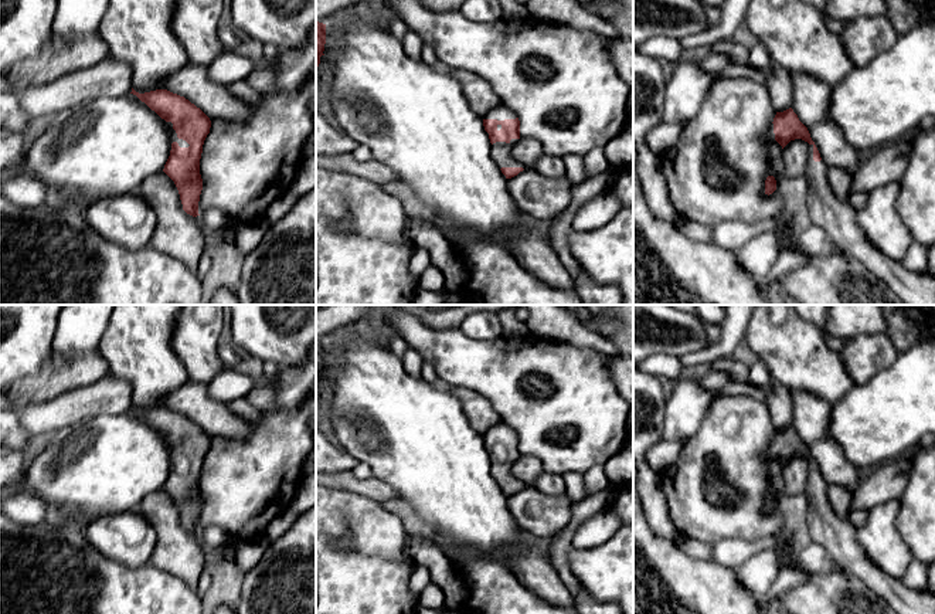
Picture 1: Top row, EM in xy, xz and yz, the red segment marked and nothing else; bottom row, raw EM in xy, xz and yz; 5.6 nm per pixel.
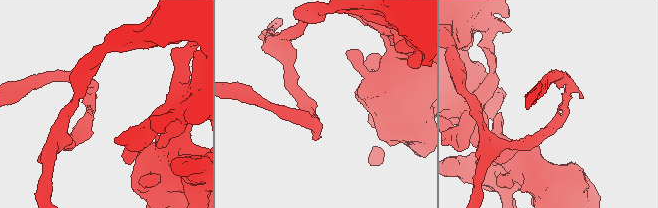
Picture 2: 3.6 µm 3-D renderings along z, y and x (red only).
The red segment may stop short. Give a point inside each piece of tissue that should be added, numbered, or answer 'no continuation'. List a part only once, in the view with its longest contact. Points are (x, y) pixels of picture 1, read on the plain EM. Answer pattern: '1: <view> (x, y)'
1: xy (173, 454)

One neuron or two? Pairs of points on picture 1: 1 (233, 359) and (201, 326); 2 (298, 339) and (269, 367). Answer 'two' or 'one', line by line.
1: two
2: two

